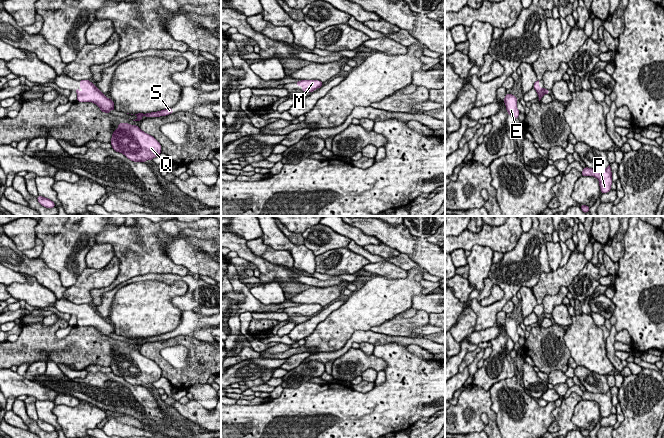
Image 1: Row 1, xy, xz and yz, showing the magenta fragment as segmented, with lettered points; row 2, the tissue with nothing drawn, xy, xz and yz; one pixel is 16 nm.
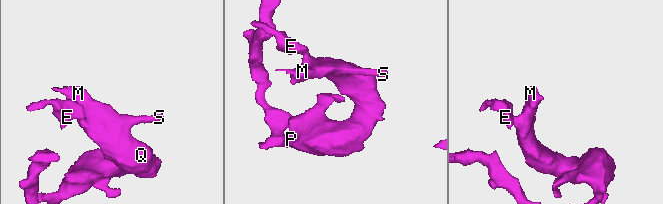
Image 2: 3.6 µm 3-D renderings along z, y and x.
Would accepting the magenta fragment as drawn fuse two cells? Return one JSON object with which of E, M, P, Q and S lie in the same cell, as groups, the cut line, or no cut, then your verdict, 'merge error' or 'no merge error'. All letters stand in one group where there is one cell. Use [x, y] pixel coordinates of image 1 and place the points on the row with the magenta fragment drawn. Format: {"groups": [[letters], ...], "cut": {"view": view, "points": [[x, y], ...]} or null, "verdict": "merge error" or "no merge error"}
{"groups": [["E", "M", "P", "Q", "S"]], "cut": null, "verdict": "no merge error"}

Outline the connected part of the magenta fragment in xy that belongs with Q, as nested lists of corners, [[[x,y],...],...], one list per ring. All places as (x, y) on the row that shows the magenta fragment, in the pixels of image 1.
[[[119,123],[110,141],[113,150],[124,154],[134,162],[152,160],[161,153],[161,145],[153,136],[143,132],[140,127]]]

